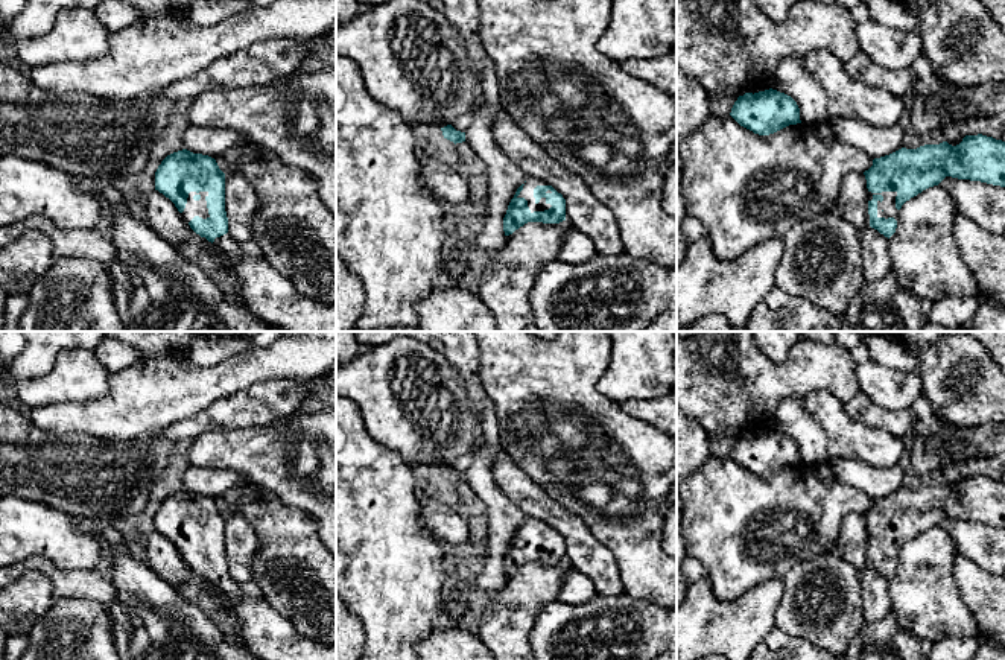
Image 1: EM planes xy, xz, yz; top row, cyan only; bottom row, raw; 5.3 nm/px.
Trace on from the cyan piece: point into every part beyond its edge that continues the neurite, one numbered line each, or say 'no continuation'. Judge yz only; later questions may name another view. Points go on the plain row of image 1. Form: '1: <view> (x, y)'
1: yz (888, 545)

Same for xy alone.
1: xy (193, 548)

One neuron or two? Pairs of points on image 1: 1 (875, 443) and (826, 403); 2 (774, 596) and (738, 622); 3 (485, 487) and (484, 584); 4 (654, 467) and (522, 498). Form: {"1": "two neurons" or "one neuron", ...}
{"1": "one neuron", "2": "one neuron", "3": "one neuron", "4": "two neurons"}

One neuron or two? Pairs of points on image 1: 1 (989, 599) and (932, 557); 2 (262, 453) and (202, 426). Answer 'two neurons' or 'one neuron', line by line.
1: two neurons
2: two neurons

